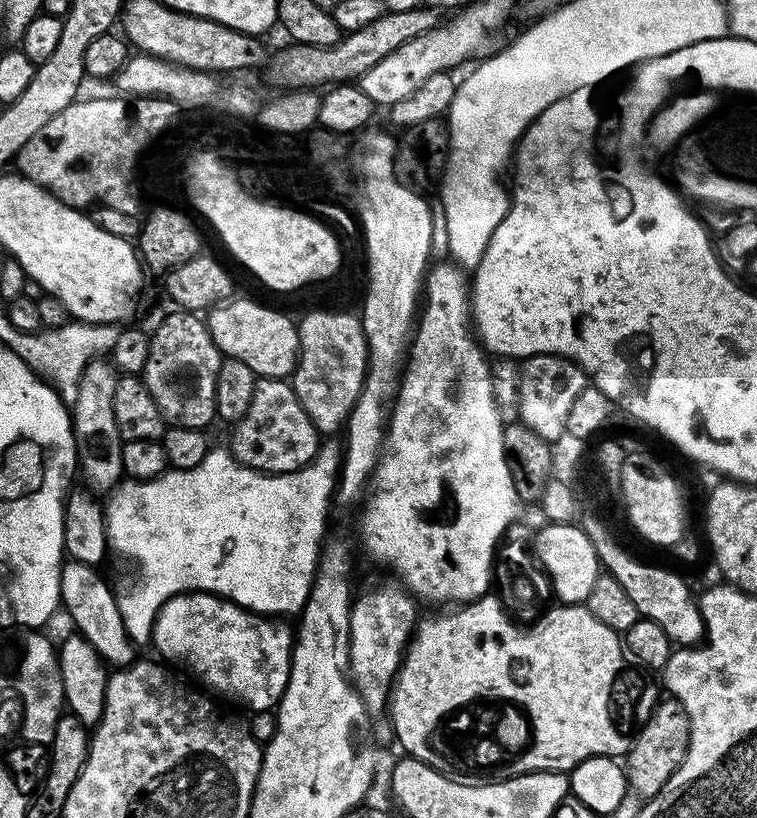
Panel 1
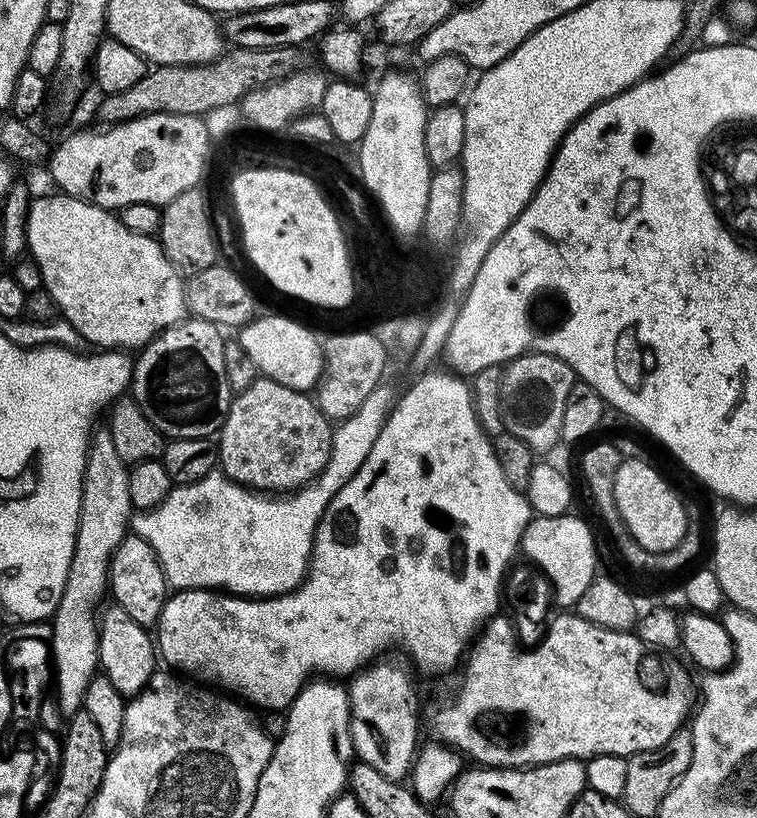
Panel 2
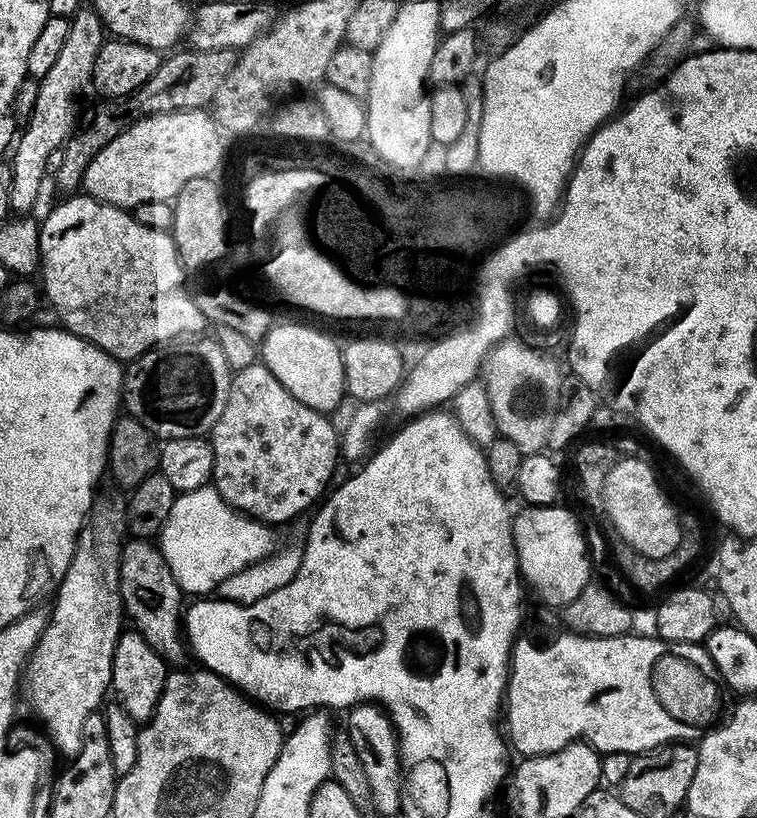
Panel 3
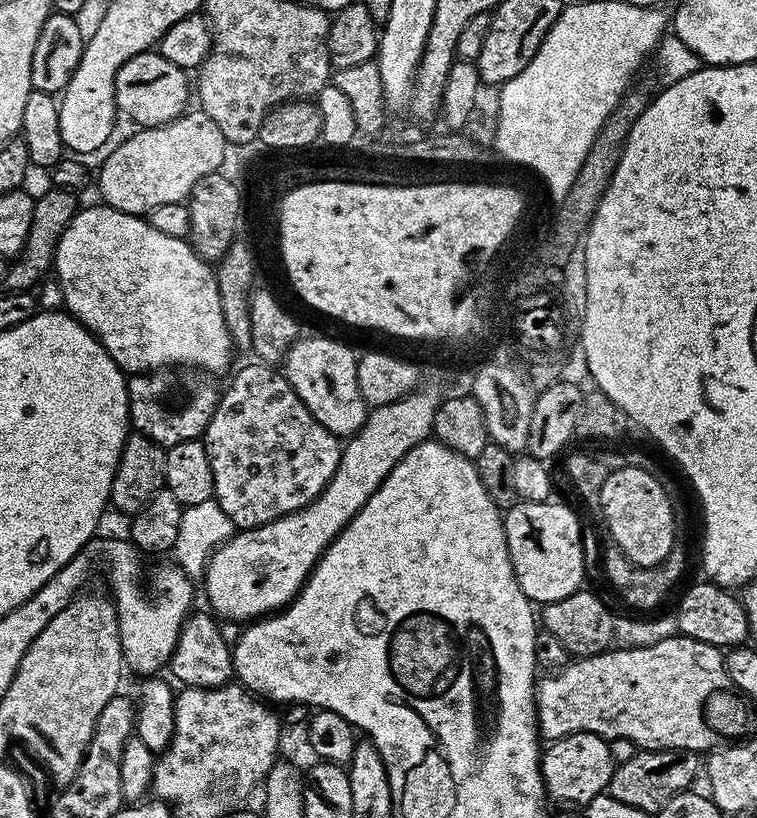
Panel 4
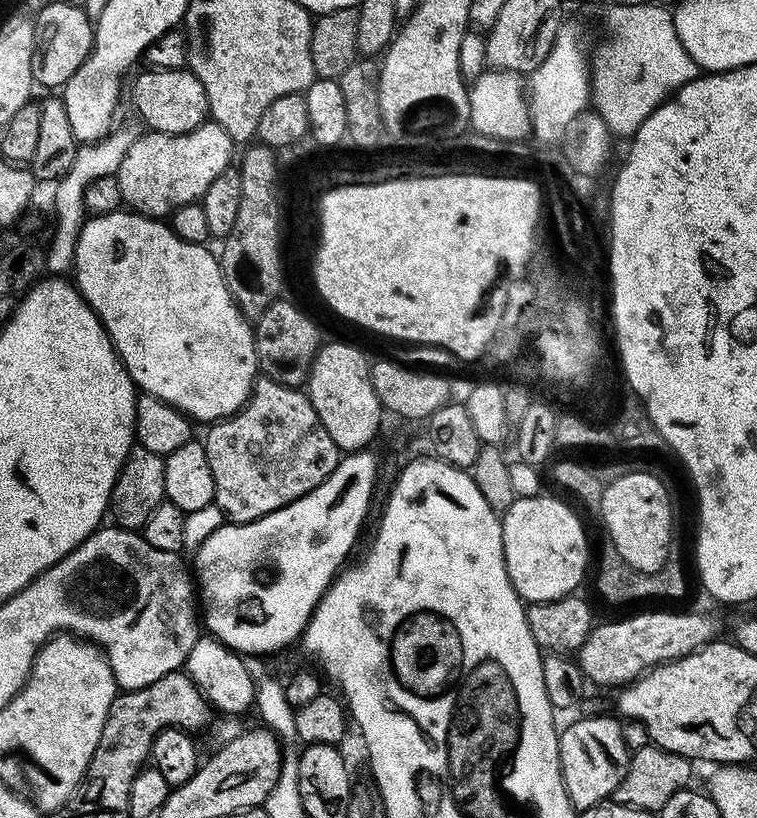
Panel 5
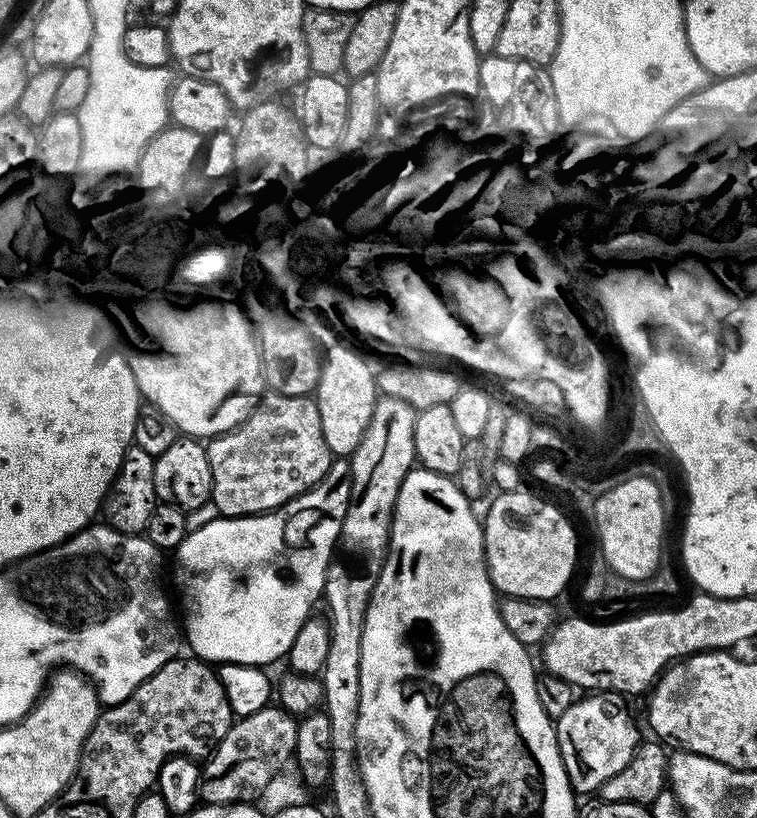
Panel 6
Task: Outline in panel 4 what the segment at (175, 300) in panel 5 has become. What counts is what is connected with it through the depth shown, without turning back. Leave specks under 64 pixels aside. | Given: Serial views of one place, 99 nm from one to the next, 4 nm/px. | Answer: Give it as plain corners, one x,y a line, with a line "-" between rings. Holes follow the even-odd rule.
81,207
77,211
75,218
66,226
66,230
58,242
54,277
57,283
60,284
64,295
63,307
83,328
88,329
100,341
101,346
110,354
110,358
114,358
114,362
117,366
123,368
125,373
139,374
153,370
164,370
169,366
195,366
197,369
207,370
209,373
224,371
227,373
229,371
228,363
231,362
232,356
234,357
234,349
230,334
226,330
226,322
222,318
220,291
216,285
216,278
209,261
201,260
200,255
193,250
188,240
179,240
178,238
170,238
166,234
161,234
160,231
154,230
154,226
148,224
147,219
120,212
117,208
99,207

